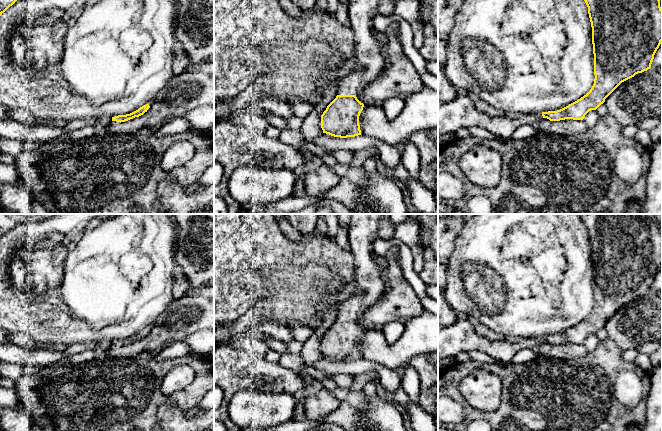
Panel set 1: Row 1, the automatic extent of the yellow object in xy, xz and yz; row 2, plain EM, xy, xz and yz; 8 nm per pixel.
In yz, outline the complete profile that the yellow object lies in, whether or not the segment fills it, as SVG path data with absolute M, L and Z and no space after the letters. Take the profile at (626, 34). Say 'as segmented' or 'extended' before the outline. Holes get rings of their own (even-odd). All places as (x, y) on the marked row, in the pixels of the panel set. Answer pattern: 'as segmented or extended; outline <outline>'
extended; outline M584 0L592 27L594 54L594 84L590 91L557 110L542 113L521 114L517 119L490 116L479 112L472 99L465 93L448 103L438 103L438 136L454 133L460 128L480 126L494 135L511 139L513 132L522 125L533 125L535 121L547 118L550 121L565 119L583 120L585 115L596 110L605 99L624 81L651 68L654 55L662 42L662 9L660 0Z

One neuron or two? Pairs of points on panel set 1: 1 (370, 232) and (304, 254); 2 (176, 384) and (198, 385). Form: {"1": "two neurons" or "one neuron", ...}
{"1": "two neurons", "2": "two neurons"}

